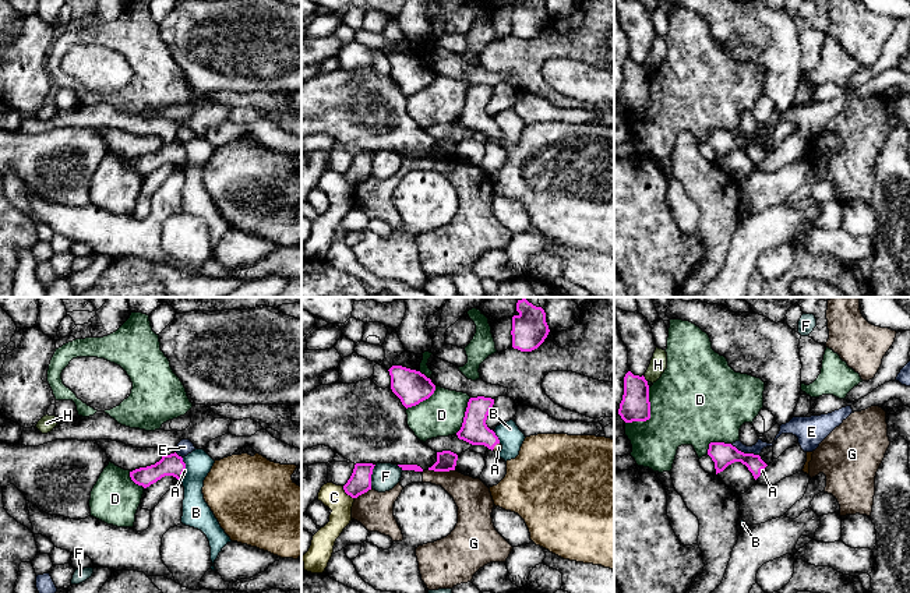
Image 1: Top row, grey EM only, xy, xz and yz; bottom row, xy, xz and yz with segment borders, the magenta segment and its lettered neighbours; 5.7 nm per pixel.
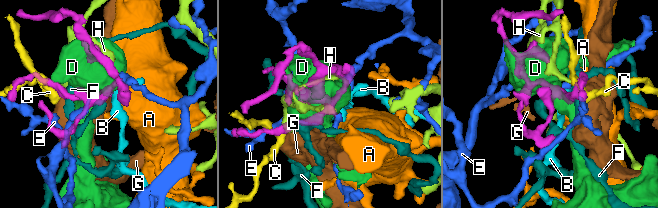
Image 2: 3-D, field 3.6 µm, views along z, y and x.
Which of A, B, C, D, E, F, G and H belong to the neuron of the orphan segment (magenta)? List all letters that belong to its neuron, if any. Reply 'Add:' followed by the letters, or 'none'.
Add: A

